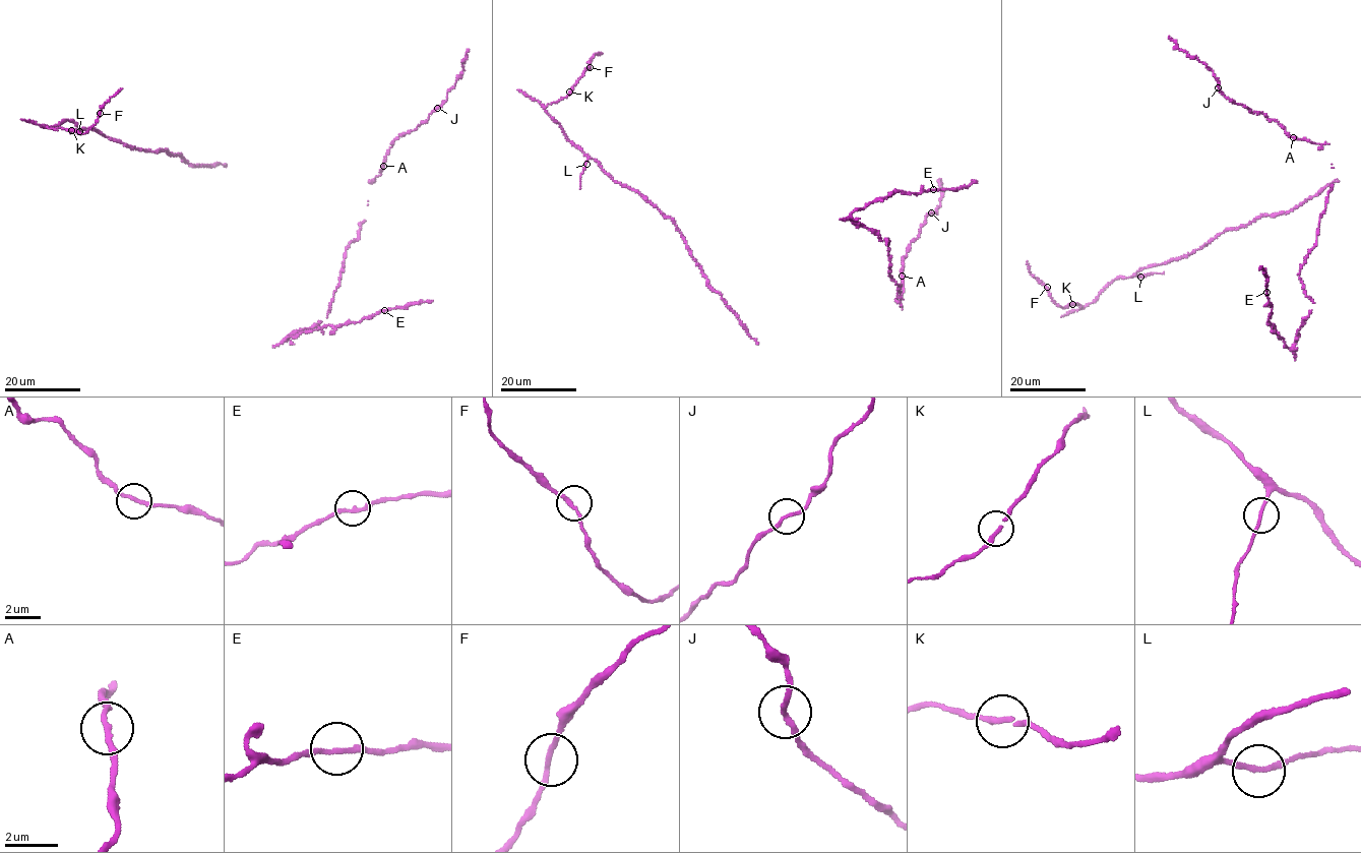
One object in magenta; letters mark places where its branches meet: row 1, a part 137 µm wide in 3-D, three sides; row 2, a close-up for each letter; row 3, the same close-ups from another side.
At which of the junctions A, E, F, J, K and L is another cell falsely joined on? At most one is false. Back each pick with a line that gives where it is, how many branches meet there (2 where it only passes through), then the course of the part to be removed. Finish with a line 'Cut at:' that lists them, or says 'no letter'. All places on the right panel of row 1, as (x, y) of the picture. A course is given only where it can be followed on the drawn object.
Cut at: no letter

